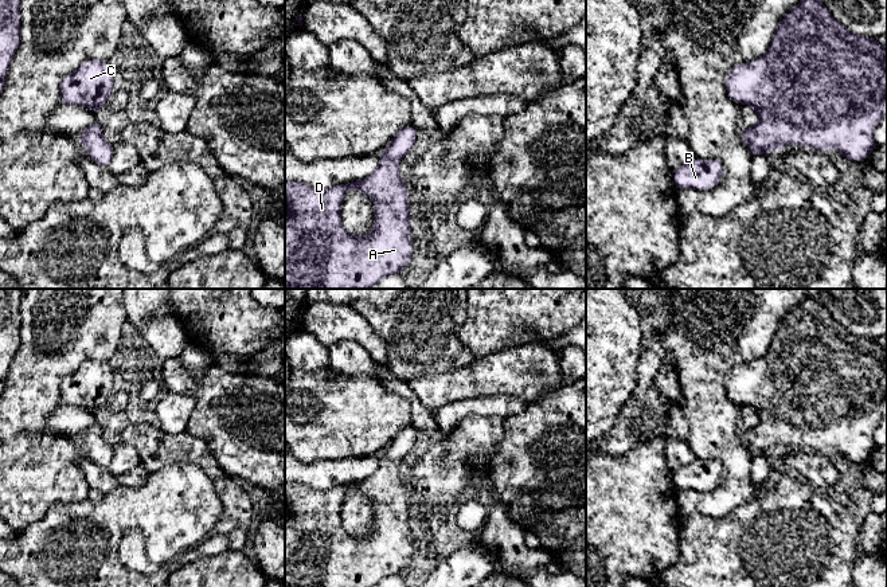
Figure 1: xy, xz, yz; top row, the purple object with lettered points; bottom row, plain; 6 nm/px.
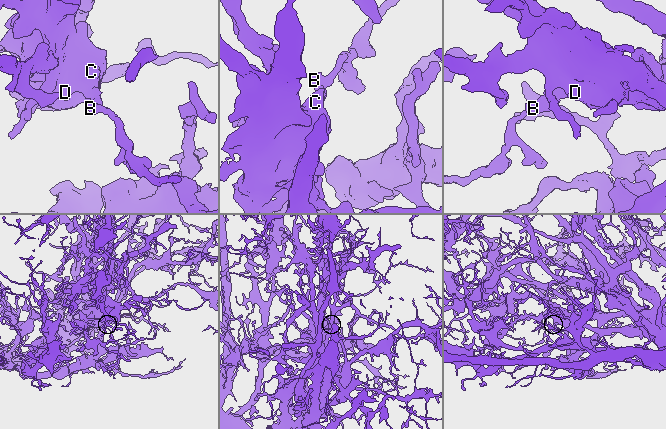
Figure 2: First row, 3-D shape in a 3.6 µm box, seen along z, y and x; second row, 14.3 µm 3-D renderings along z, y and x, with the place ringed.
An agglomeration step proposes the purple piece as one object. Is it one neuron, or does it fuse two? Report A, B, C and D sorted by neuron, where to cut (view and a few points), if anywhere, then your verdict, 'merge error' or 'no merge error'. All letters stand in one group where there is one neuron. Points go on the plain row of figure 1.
A B C D; no cut; no merge error

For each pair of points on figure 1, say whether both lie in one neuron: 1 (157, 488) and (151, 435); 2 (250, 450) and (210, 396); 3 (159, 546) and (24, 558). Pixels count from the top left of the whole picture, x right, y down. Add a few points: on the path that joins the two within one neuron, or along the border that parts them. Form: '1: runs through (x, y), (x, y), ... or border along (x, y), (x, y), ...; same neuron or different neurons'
1: border along (187, 464), (182, 461), (171, 462), (149, 474); different neurons
2: runs through (237, 437), (227, 427), (227, 418), (219, 410); same neuron
3: runs through (127, 524), (108, 543), (75, 543), (59, 552); same neuron

